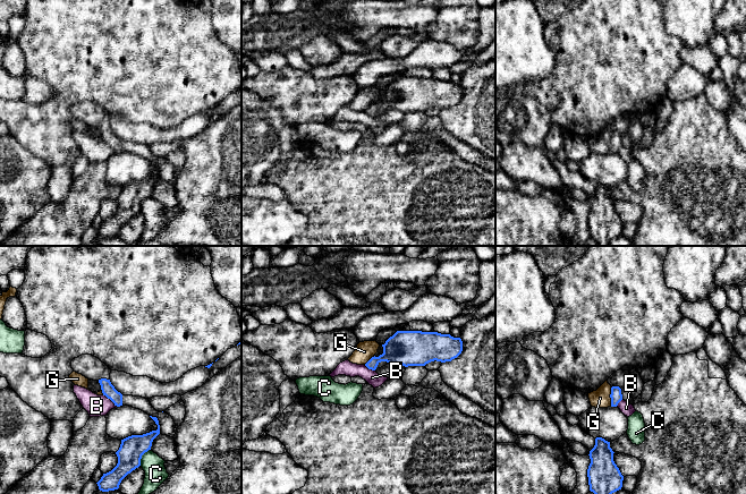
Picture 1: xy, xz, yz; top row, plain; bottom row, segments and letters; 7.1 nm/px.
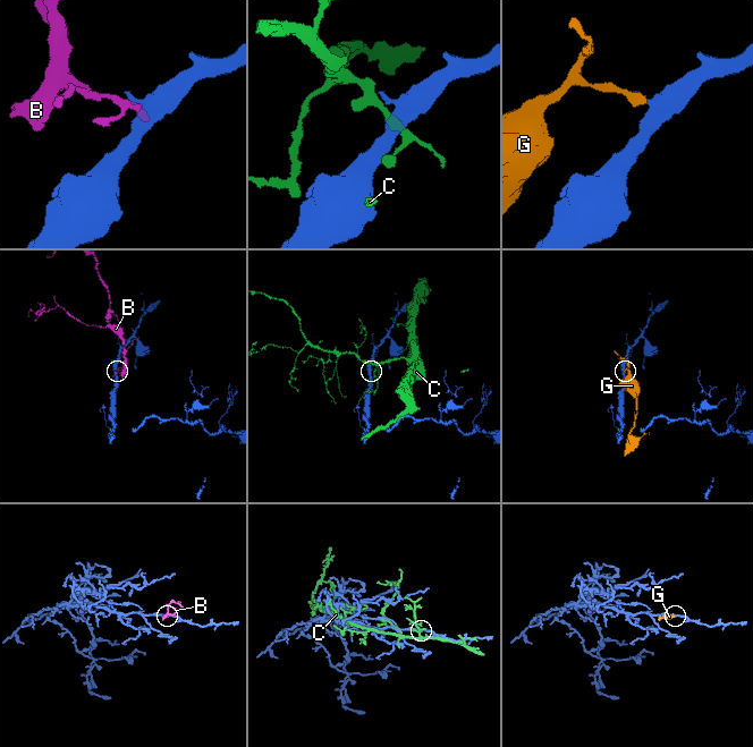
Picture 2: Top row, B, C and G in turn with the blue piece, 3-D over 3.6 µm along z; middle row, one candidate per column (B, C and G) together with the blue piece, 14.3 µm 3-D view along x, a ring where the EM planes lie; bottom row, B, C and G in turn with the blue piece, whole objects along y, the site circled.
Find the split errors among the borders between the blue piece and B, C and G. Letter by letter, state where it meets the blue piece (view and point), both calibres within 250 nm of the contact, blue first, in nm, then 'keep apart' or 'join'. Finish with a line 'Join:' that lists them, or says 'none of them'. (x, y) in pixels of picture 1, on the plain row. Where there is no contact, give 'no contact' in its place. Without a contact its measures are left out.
B: xy (110, 145) | 90/150 nm | keep apart
C: xy (141, 203) | 170/160 nm | keep apart
G: yz (610, 143) | 90/130 nm | keep apart
Join: none of them

